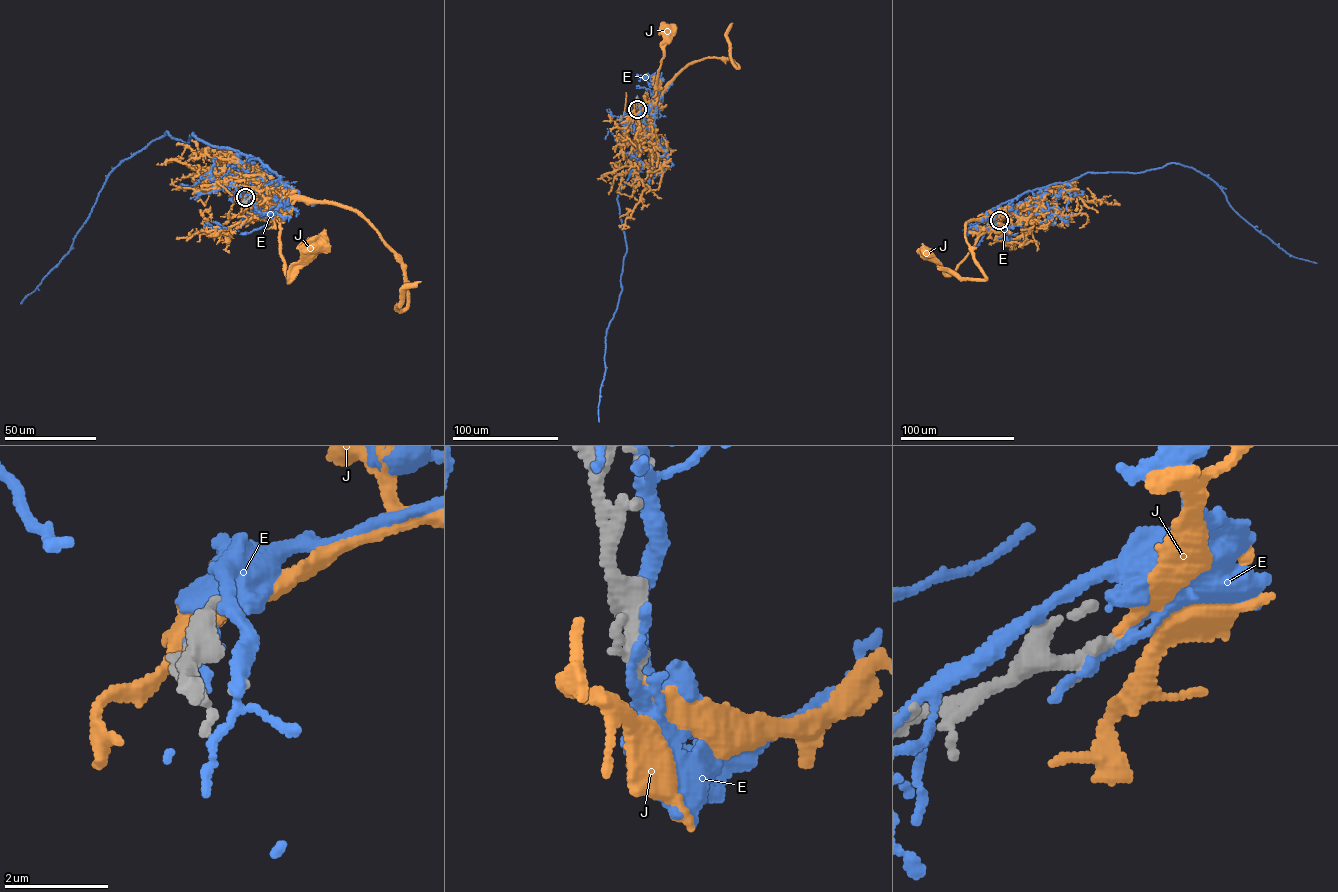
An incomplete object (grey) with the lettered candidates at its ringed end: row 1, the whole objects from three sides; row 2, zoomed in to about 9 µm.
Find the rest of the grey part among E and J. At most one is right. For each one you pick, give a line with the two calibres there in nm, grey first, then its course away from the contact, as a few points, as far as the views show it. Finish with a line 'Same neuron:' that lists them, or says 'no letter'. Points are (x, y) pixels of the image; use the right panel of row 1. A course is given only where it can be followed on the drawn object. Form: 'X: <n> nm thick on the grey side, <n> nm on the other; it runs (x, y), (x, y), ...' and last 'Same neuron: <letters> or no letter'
J: 200 nm thick on the grey side, 180 nm on the other; it runs (999, 220), (1001, 216), (979, 236), (951, 274), (946, 274), (941, 265), (926, 254)
Same neuron: J

